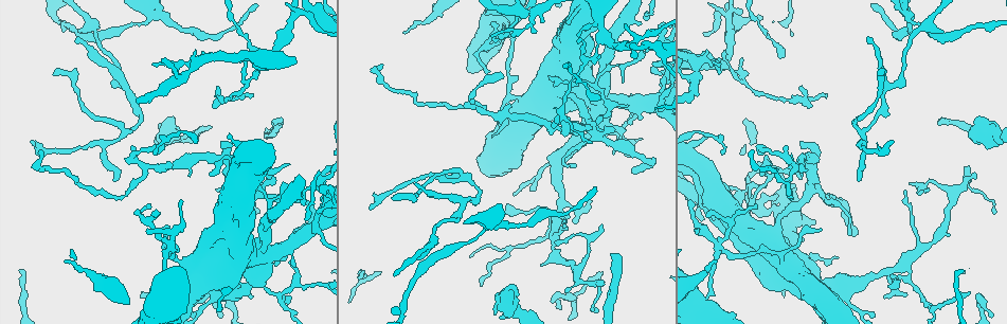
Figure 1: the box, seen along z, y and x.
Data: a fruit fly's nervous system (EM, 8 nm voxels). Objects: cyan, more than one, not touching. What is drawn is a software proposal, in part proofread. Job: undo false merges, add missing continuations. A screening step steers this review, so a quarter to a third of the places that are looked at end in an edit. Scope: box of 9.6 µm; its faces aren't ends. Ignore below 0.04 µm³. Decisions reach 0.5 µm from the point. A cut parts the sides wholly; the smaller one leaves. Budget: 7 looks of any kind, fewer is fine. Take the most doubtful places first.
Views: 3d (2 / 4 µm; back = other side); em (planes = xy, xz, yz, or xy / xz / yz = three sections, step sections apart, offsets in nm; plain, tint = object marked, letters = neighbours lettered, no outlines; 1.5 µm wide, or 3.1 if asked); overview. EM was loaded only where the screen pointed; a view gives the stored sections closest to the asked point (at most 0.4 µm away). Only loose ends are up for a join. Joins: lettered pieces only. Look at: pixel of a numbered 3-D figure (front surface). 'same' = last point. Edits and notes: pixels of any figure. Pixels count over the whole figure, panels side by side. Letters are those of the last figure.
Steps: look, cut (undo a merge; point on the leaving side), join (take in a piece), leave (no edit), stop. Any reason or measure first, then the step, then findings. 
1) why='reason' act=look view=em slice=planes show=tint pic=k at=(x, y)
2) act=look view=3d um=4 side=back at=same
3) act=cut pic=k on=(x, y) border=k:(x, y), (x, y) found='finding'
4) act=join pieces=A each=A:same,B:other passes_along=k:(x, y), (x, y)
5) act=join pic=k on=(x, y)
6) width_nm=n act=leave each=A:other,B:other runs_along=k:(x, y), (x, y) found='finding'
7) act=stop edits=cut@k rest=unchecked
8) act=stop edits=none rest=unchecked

why='calibre changes' act=look view=em slice=planes show=tint pic=1 at=(148, 22)

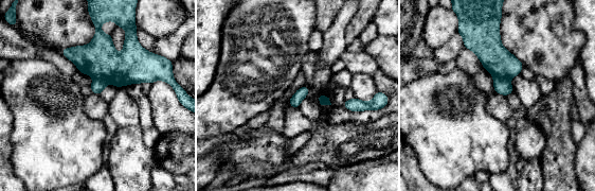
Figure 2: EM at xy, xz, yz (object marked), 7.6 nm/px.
why='see the neighbours' act=look view=em slice=planes show=letters at=same

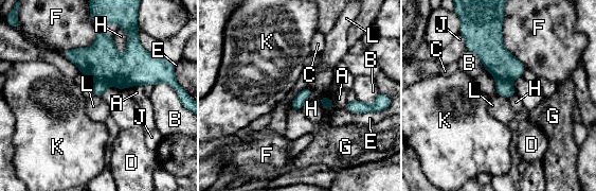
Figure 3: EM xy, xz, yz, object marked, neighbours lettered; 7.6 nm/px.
act=cut pic=3 on=(500, 63) each=A:other,B:other,C:other,D:other,E:other,F:other,G:other,H:other,J:other,K:other,L:other border=3:(495, 77), (511, 82) found='two neurons meet here'

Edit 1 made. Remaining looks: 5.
act=look view=overview

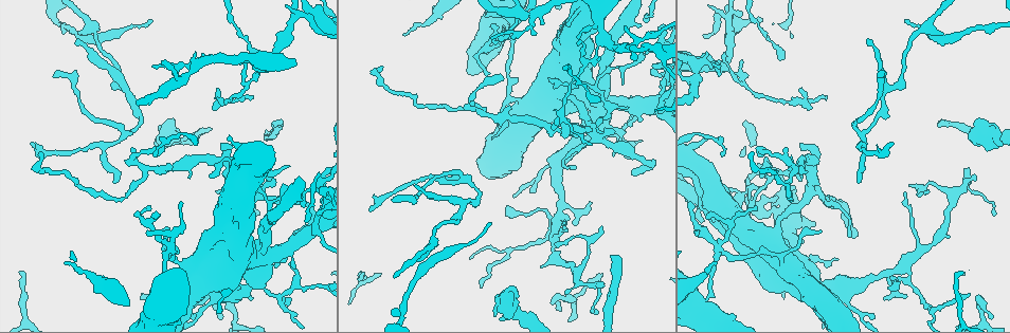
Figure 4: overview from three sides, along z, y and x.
why='sharp bend' act=look view=em slice=planes show=letters pic=4 at=(510, 40)

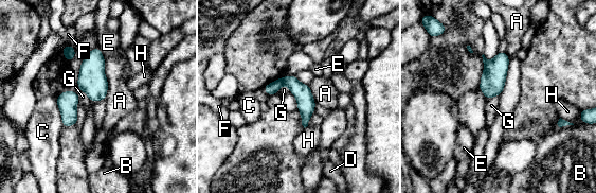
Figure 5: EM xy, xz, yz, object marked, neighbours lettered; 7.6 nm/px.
act=cut pic=5 on=(270, 89) each=A:other,B:other,C:other,D:other,E:other,F:other,G:other,H:other border=5:(282, 77), (283, 83) found='a second neuron is stuck on'

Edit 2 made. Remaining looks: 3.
why='sharp bend' act=look view=em slice=xz step=4 show=plain pic=4 at=(188, 274)

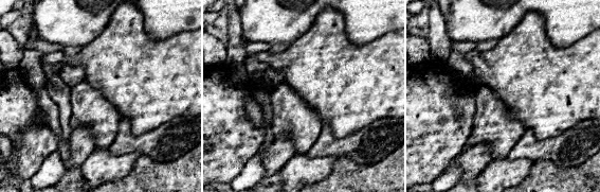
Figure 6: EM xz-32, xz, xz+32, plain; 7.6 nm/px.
act=look view=em slice=xz step=4 show=letters at=same

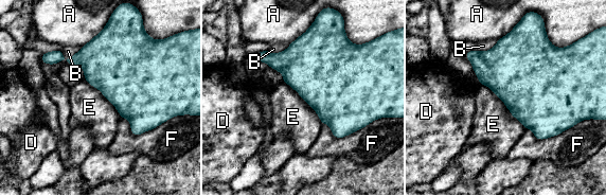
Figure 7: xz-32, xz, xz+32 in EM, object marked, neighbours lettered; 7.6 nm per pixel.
act=leave each=A:other,B:other,D:other,E:other,F:other border=7:(82, 47), (72, 55), (53, 65) found='one neuron here'

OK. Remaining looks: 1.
act=stop edits=cut@3,cut@5 rest=unchecked

